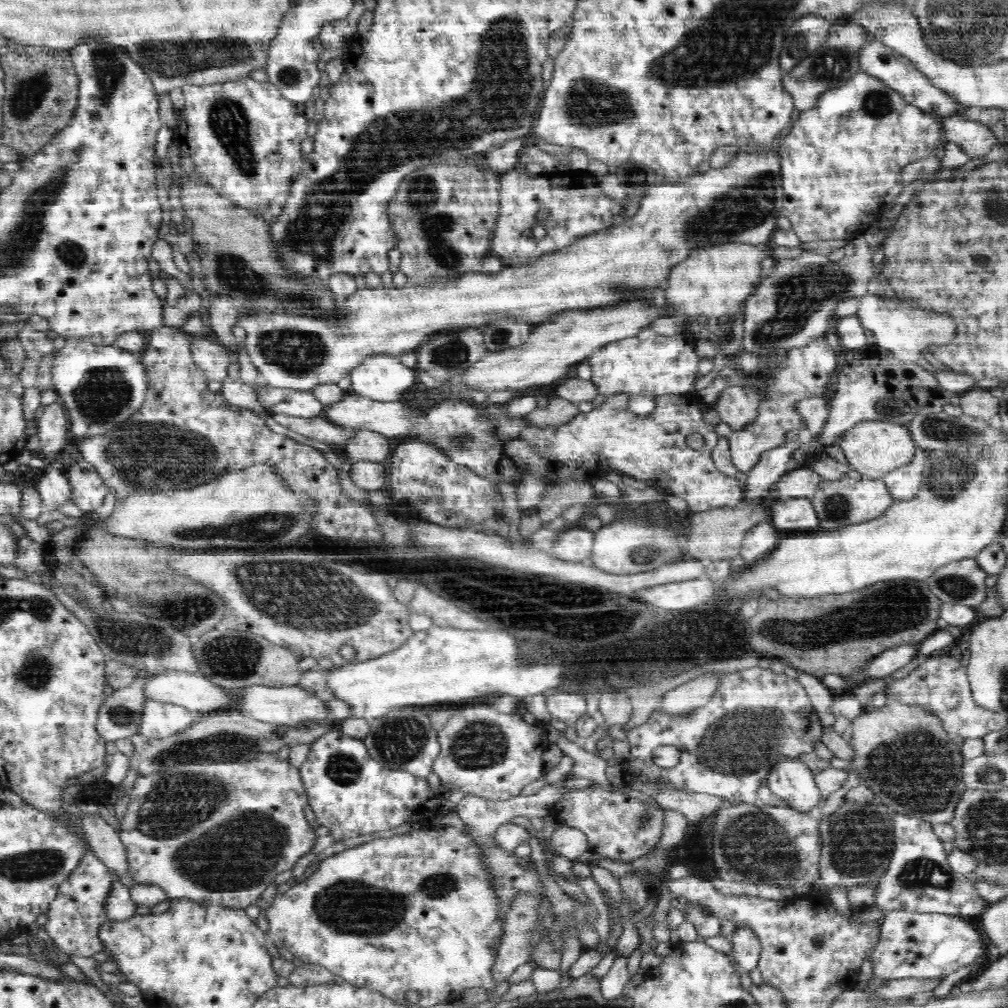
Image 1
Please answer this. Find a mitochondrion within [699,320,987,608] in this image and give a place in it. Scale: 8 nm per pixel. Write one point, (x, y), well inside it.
(949, 476)

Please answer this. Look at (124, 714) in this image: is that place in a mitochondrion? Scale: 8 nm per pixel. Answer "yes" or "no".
yes

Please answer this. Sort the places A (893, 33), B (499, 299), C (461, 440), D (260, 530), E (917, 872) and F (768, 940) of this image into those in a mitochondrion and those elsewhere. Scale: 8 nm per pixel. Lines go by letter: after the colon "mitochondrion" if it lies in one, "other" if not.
A: other
B: other
C: mitochondrion
D: mitochondrion
E: mitochondrion
F: other

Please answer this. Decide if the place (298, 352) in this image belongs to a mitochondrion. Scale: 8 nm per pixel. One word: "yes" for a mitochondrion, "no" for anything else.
yes

